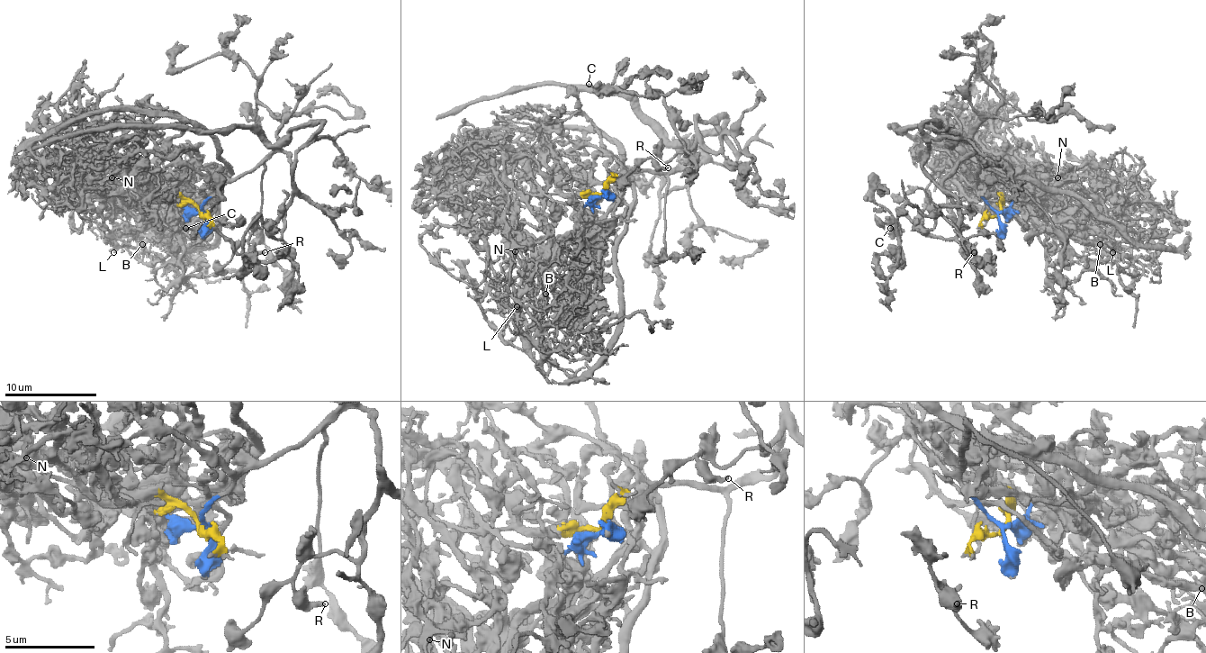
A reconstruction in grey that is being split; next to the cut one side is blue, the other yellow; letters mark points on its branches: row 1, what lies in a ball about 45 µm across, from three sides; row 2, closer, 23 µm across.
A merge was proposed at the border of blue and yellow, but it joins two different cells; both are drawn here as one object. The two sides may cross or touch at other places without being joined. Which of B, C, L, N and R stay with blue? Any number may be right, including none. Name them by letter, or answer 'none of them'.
C, R

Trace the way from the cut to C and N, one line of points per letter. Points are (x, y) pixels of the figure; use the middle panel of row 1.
C: (604, 194), (620, 170), (685, 168), (694, 136), (687, 152), (664, 95), (588, 83)
N: (604, 194), (571, 198), (560, 207), (553, 235), (537, 254), (537, 260), (518, 260), (514, 251)

